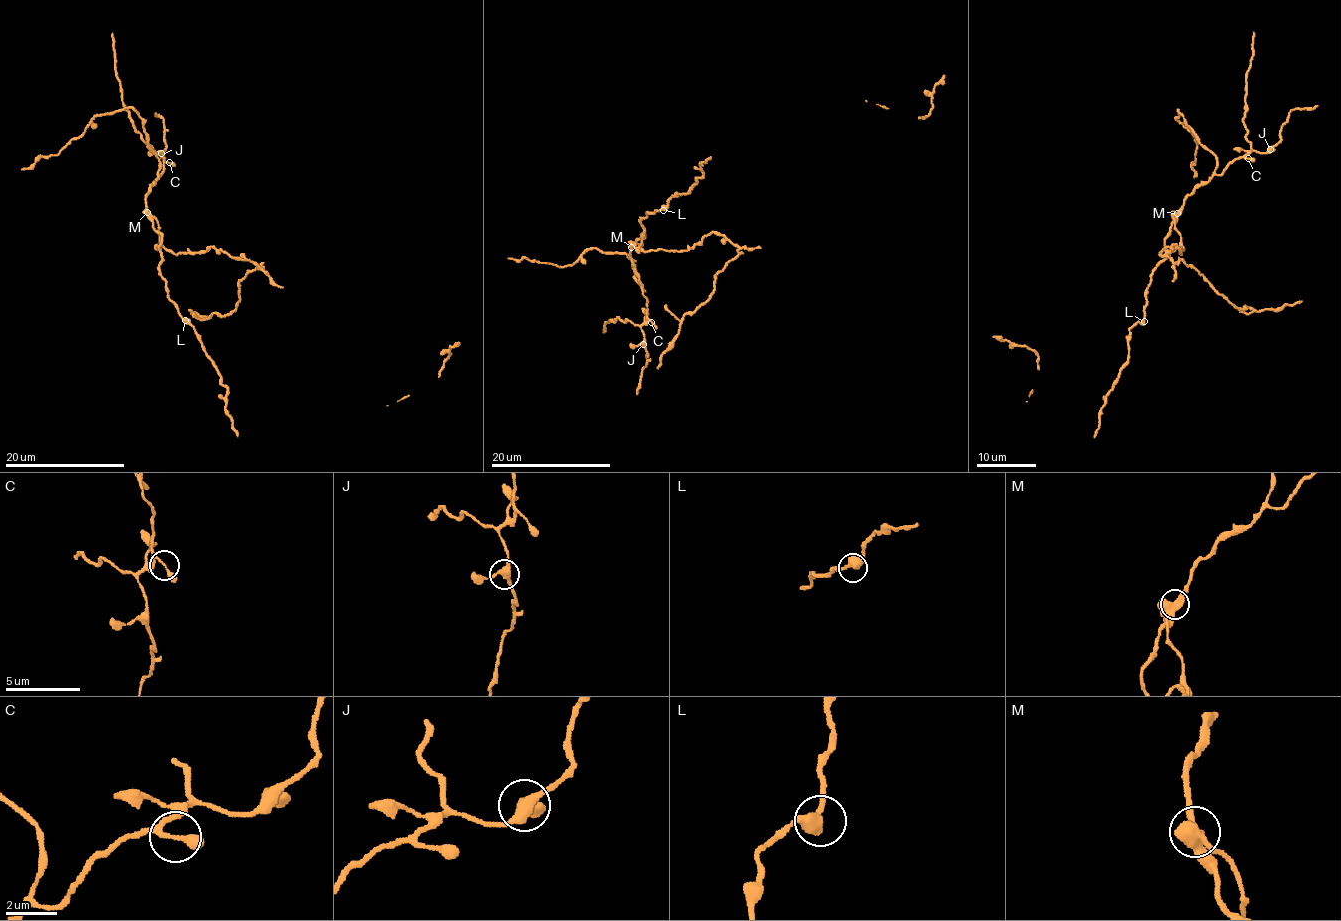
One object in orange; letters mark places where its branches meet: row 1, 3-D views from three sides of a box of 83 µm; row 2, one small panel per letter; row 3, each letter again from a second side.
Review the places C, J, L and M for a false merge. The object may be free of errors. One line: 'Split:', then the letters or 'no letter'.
Split: M

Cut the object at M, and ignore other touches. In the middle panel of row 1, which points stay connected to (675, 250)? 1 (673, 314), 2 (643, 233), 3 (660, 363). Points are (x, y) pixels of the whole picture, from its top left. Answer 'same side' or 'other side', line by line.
1: same side
2: other side
3: same side

